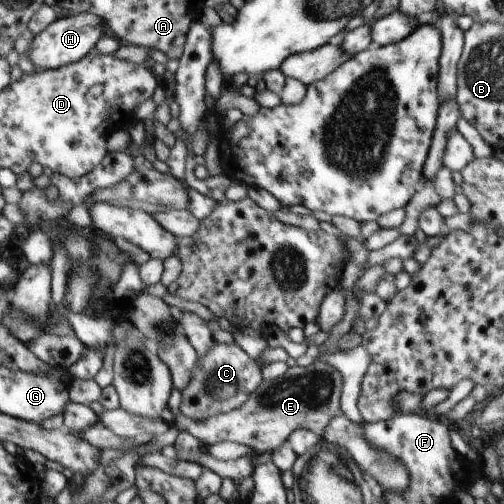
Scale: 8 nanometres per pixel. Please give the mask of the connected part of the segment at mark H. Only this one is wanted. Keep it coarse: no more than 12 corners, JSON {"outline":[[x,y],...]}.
{"outline":[[93,12],[59,18],[26,55],[37,70],[97,49],[106,22]]}

